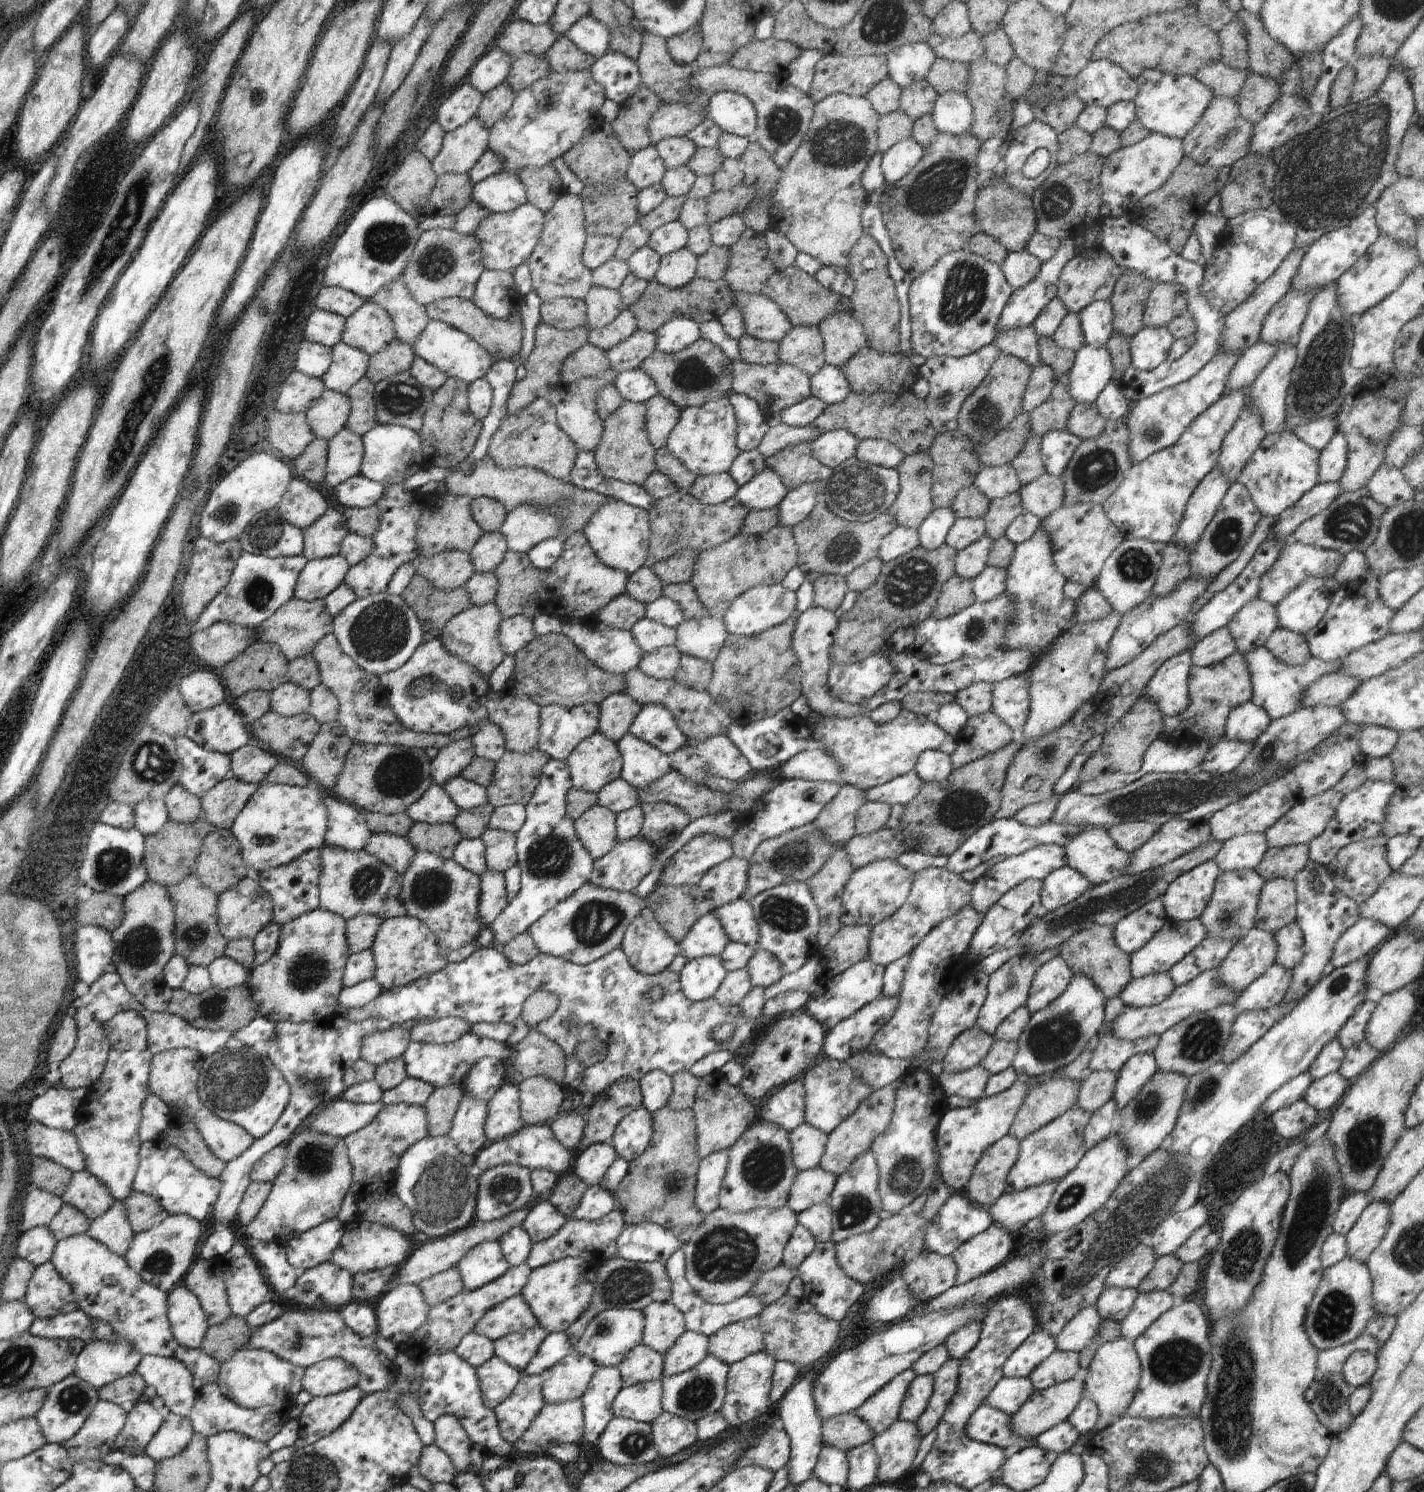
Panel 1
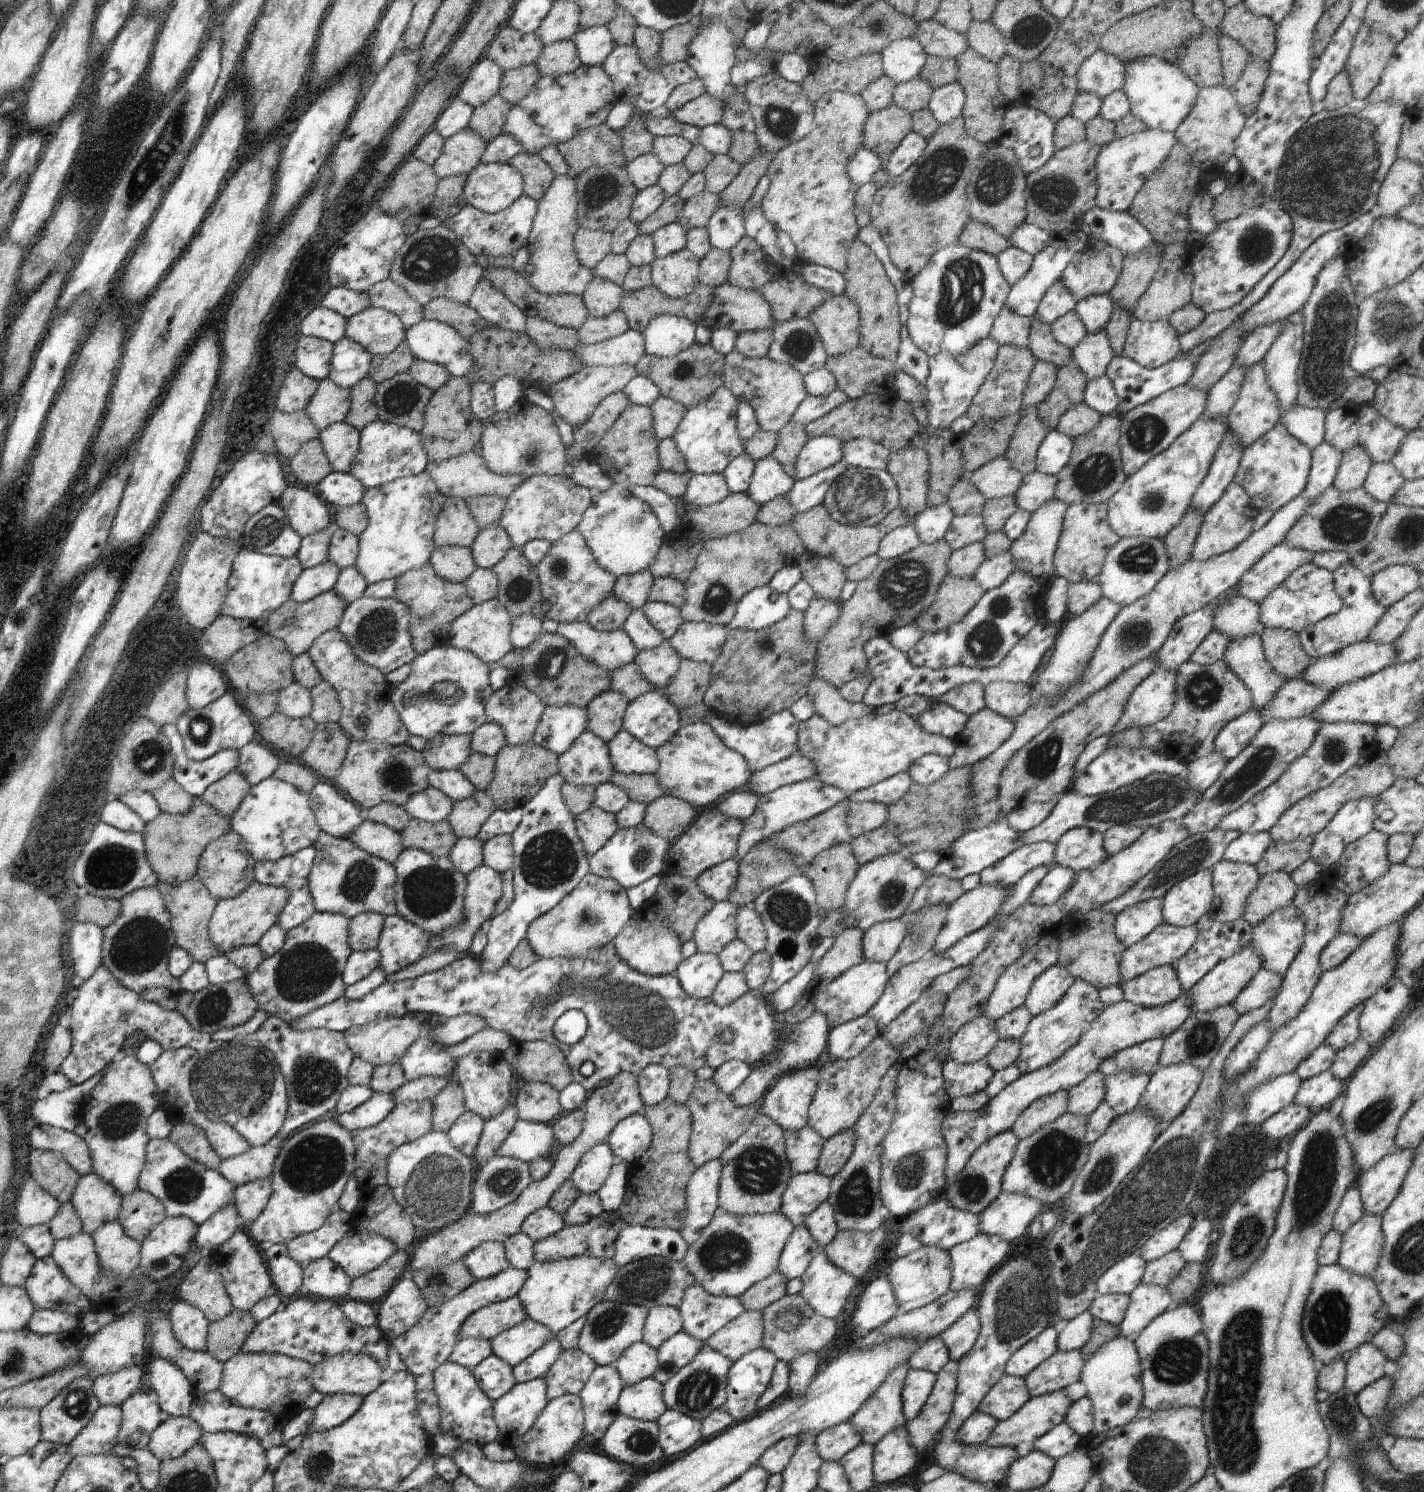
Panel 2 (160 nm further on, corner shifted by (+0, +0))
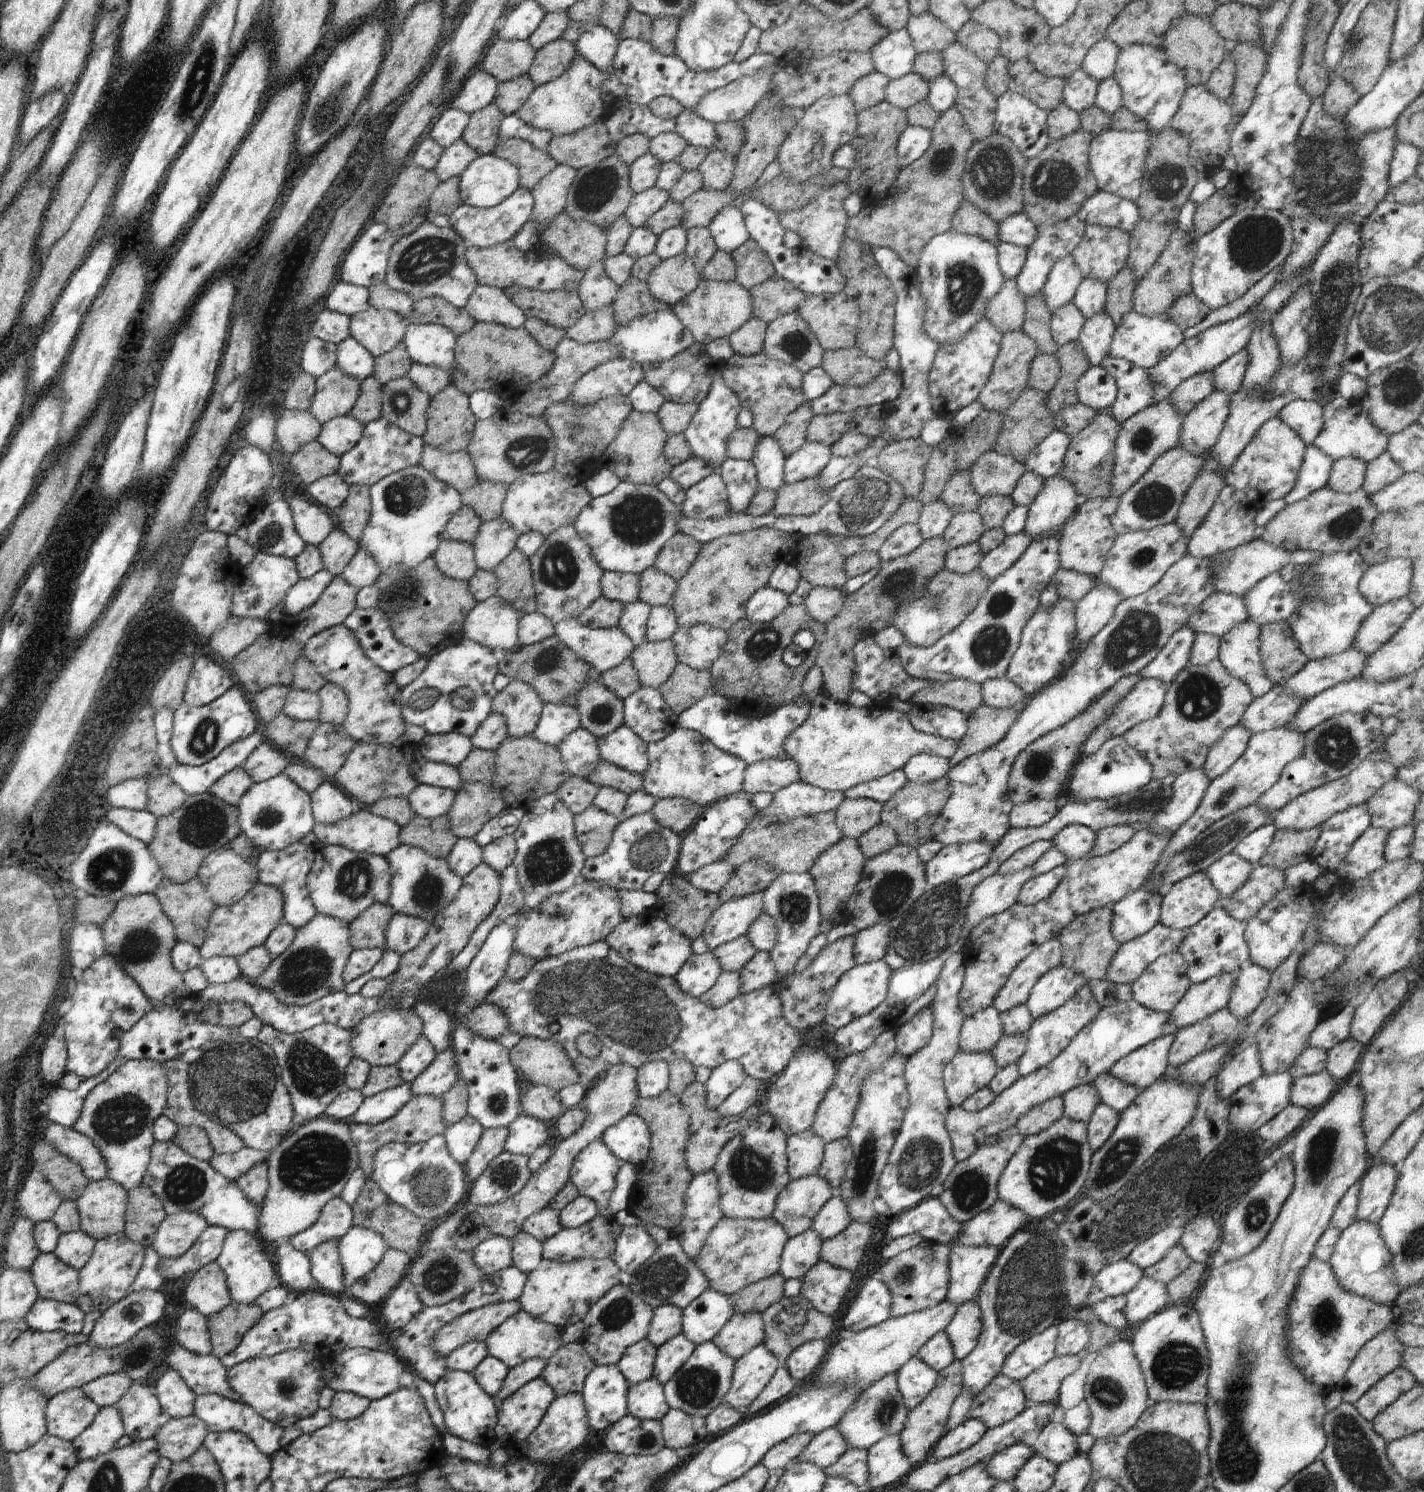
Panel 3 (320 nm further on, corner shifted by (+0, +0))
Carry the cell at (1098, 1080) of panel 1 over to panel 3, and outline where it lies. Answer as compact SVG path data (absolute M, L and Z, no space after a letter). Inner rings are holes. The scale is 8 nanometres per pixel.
M1092 1084L1080 1085L1065 1092L1061 1097L1064 1115L1083 1123L1090 1120L1095 1106L1101 1102L1100 1095Z

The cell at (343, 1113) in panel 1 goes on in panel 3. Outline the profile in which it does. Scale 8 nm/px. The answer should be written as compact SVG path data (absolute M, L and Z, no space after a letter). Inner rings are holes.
M402 1083L394 1088L366 1097L360 1108L346 1119L348 1125L352 1123L366 1123L377 1125L393 1117L411 1098L411 1083Z

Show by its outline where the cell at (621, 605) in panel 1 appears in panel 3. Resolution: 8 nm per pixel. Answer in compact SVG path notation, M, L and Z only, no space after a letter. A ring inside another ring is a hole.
M606 597L597 598L590 606L587 606L575 619L591 629L607 629L618 627L623 613L624 603L608 600Z

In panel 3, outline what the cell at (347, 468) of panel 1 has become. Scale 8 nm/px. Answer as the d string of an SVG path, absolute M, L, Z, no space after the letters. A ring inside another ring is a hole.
M337 416L321 424L317 441L328 452L340 457L356 446L362 438L364 429L365 425L353 416Z

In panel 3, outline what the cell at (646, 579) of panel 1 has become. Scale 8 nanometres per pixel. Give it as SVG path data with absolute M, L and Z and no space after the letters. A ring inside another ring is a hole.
M605 571L601 578L601 596L627 605L639 600L640 575Z

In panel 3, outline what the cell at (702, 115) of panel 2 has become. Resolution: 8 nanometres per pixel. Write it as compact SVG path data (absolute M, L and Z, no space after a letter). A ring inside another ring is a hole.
M758 71L702 97L694 112L704 120L716 123L742 120L766 96L773 76Z

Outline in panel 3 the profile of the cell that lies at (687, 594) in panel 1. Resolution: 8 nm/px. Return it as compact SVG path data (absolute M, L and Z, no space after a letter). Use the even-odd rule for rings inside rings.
M652 566L640 575L639 600L651 607L667 605L676 592L676 587L677 581Z

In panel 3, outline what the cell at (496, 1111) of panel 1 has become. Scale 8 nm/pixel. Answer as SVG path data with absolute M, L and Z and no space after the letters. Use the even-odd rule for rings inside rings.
M483 1129L482 1136L472 1151L470 1158L463 1167L468 1176L468 1181L475 1181L485 1170L495 1156L504 1151L508 1138L508 1129Z

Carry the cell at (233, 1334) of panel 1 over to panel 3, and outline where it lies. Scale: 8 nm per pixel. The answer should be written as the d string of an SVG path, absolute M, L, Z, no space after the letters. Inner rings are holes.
M231 1301L226 1308L209 1316L207 1327L211 1338L211 1354L221 1360L232 1352L264 1313L255 1302L240 1304Z

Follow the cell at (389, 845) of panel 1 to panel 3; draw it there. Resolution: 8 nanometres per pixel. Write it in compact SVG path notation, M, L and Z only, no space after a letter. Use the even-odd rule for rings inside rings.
M364 808L353 812L350 816L339 820L337 823L322 824L316 821L313 832L317 841L322 845L340 845L353 851L386 856L401 843L399 839L400 829L401 826L393 820L379 817L367 808Z

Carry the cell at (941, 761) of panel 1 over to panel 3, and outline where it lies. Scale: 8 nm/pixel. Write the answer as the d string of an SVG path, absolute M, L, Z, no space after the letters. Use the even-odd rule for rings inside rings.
M922 753L912 756L902 769L908 781L922 784L946 777L951 766L949 759Z

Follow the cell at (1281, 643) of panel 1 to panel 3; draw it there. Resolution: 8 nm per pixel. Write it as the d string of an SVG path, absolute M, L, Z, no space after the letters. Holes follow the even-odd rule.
M1288 622L1259 626L1261 657L1266 676L1274 686L1294 676L1309 658L1301 651Z

